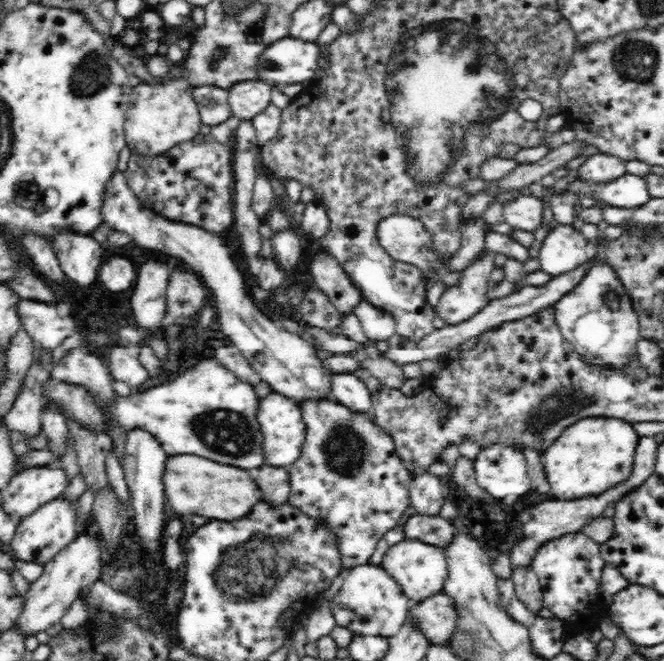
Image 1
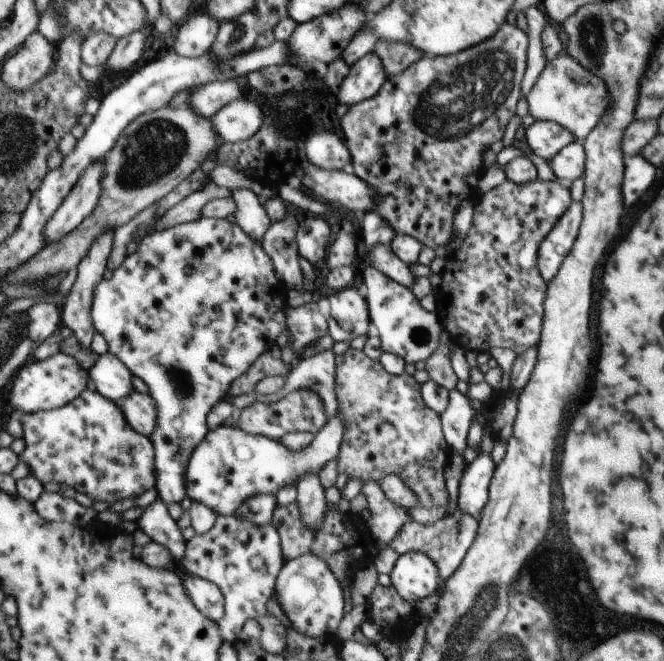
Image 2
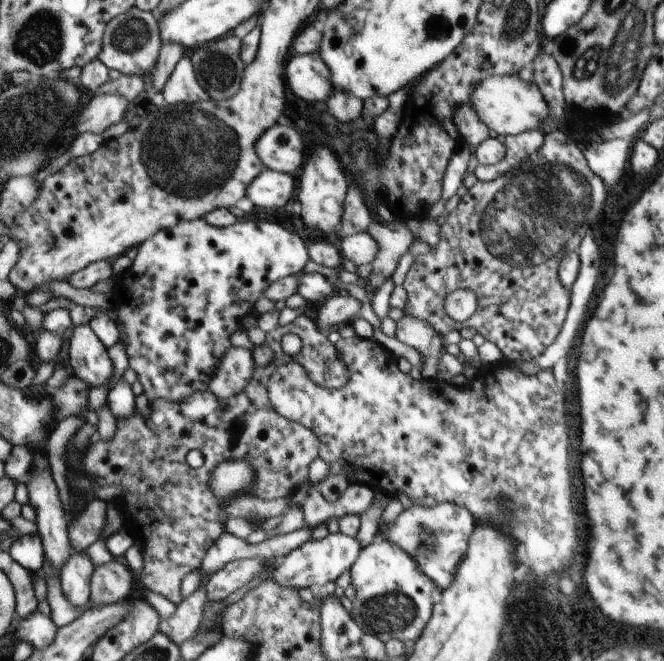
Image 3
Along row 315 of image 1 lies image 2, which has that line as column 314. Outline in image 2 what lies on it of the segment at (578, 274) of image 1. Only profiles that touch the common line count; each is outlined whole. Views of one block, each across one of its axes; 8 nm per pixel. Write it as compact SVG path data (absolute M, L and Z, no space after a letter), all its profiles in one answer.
M302 474L302 478L295 486L300 520L304 520L304 524L316 532L324 522L327 504L319 474L306 474L306 476Z

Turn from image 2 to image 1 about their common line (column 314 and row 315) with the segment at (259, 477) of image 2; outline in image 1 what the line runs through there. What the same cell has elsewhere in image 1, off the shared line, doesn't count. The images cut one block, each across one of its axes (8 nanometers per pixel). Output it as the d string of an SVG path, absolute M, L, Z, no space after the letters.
M482 251L465 268L460 284L447 288L434 307L446 325L456 325L481 312L490 302L488 287L494 270L494 252Z

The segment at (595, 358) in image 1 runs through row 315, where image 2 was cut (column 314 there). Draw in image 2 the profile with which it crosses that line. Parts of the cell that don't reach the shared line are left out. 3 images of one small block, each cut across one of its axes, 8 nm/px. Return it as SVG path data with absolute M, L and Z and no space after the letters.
M308 553L285 562L276 580L275 595L296 632L313 638L335 636L344 617L346 600L340 581L324 560Z

